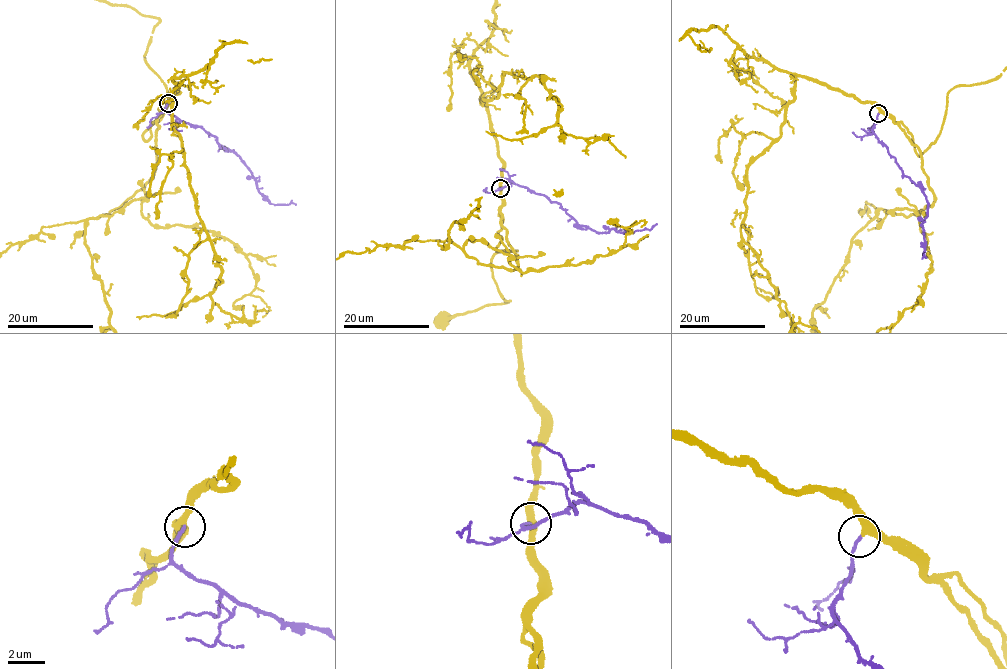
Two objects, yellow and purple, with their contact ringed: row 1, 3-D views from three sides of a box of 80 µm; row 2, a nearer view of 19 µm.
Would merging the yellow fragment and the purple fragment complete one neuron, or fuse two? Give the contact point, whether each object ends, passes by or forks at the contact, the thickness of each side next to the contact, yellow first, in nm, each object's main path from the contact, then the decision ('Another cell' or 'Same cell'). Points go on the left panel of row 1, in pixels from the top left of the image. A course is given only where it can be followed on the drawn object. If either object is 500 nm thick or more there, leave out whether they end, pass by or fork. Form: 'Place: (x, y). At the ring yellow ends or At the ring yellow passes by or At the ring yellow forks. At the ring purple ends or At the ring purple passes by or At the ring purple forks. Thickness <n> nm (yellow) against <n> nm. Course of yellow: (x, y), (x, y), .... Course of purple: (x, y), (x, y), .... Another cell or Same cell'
Place: (168, 103). At the ring yellow passes by. At the ring purple ends. Thickness 260 nm (yellow) against 160 nm. Course of yellow: (167, 103), (144, 139), (168, 100), (166, 86), (143, 58), (159, 20), (110, 5). Course of purple: (168, 103), (165, 110), (201, 127), (215, 136), (218, 144), (233, 151), (272, 204), (296, 204). Same cell

